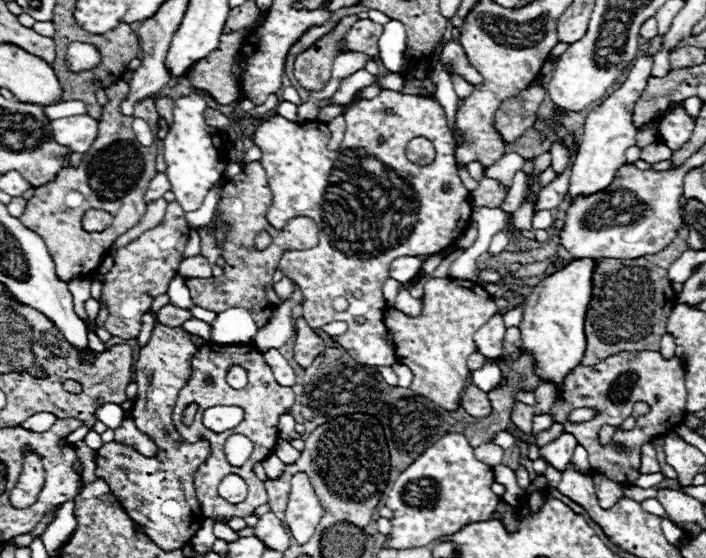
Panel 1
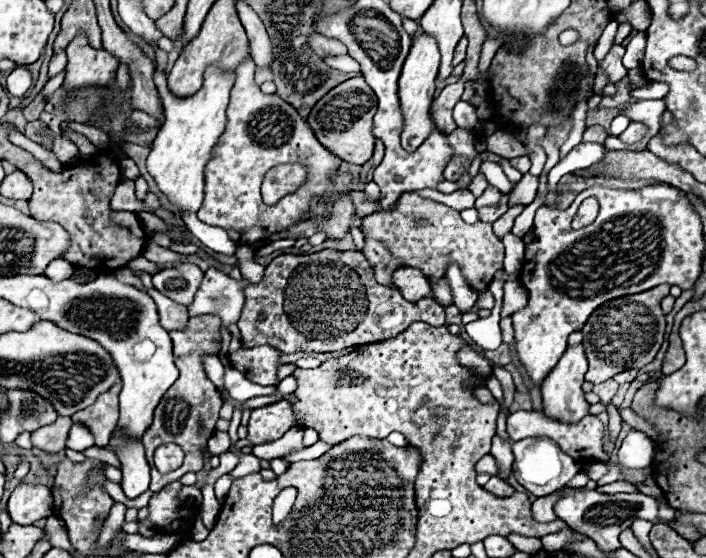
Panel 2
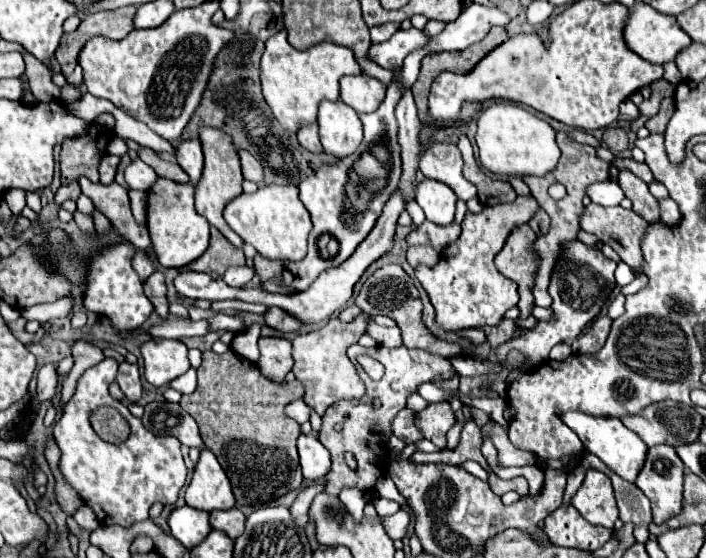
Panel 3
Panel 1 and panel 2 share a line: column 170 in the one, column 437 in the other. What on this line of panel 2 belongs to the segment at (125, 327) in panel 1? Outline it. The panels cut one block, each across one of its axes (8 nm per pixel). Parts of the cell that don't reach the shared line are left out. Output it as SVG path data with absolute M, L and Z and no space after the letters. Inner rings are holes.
M414 192L402 194L398 206L390 212L374 212L364 218L362 230L366 234L362 254L374 268L376 280L382 284L392 284L392 272L400 266L412 266L426 274L428 282L436 282L446 276L446 264L450 260L458 262L464 280L474 290L486 290L492 276L502 270L504 246L494 236L492 224L474 222L466 224L460 212L448 208L440 202L422 198ZM420 222L424 222L420 226Z

